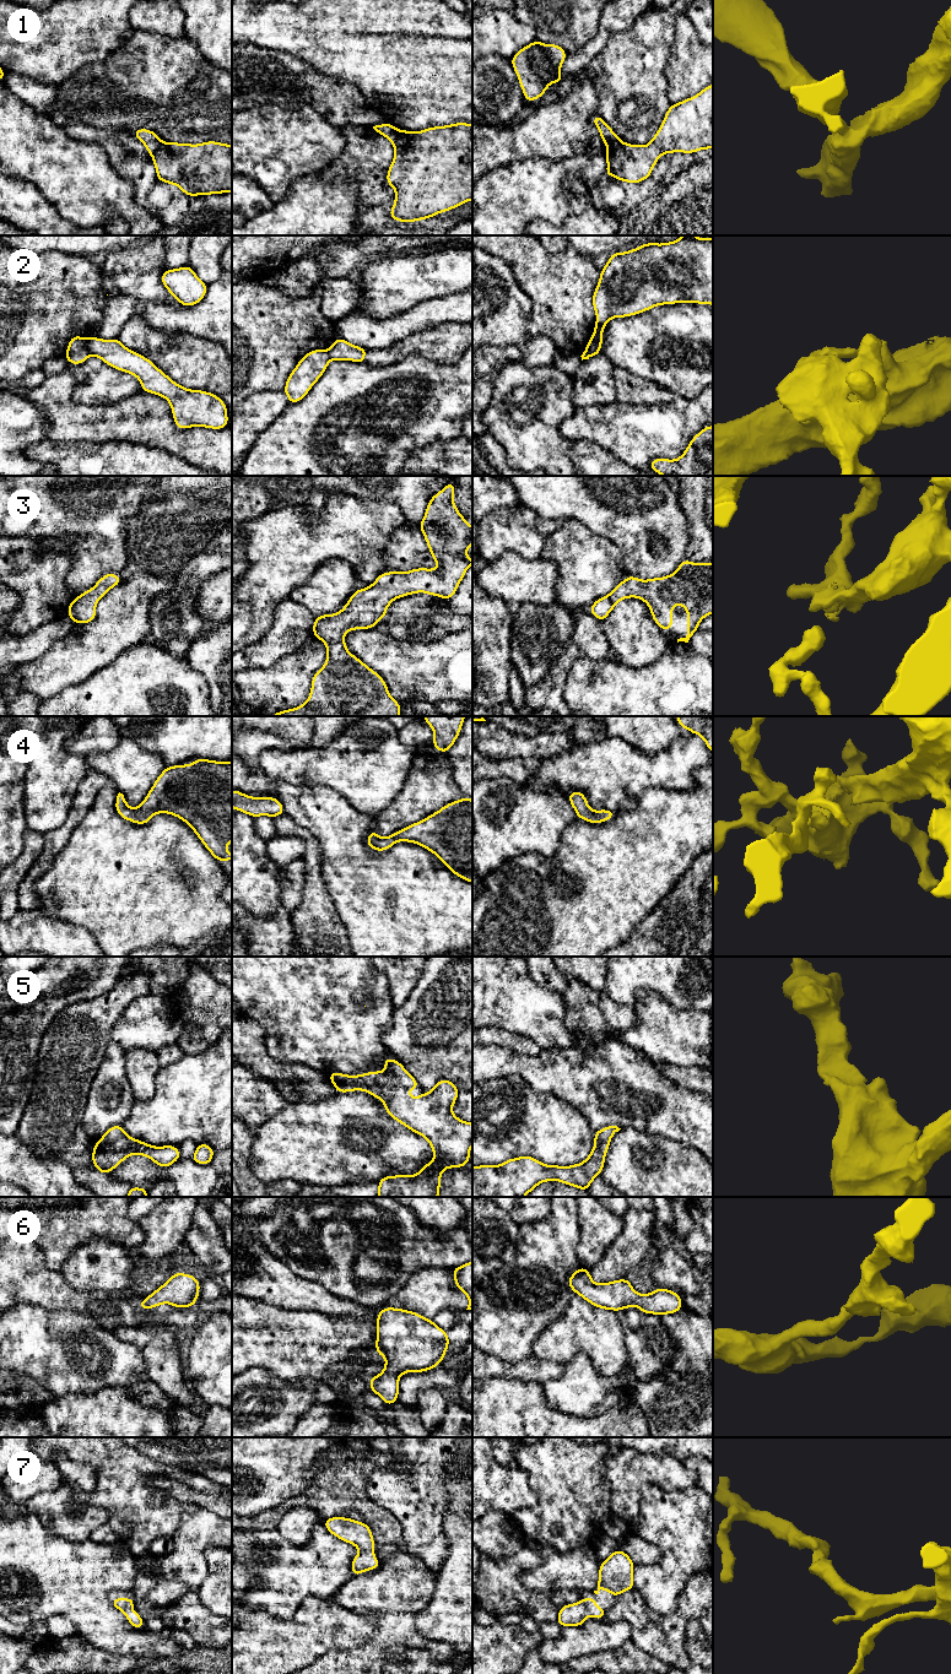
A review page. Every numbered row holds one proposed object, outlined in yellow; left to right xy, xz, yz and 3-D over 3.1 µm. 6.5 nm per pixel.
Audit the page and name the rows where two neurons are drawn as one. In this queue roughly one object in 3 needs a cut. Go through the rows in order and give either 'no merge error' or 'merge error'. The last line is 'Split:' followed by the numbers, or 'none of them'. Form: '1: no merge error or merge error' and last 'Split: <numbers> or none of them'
1: merge error
2: merge error
3: no merge error
4: no merge error
5: no merge error
6: no merge error
7: no merge error
Split: 1, 2

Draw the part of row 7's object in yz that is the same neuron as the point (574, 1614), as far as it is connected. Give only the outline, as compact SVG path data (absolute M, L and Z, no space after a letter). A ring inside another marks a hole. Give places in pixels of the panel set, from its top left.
M582 1598L578 1603L566 1604L560 1608L557 1624L564 1626L583 1626L588 1615L596 1620L604 1619L605 1608L596 1607L595 1598Z

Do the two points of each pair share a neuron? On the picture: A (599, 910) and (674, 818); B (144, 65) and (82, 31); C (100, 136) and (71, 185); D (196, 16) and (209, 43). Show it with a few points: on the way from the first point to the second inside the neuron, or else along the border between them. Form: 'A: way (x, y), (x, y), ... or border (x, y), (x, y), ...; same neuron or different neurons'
A: way (608, 887), (653, 841); same neuron
B: border (131, 31), (128, 39), (106, 60), (91, 64); different neurons
C: border (68, 135), (98, 144), (113, 166); different neurons
D: way (203, 22), (209, 28), (209, 37); same neuron

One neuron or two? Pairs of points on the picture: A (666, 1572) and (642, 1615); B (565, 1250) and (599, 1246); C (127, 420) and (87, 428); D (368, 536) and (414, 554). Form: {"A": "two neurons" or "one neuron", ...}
{"A": "two neurons", "B": "two neurons", "C": "one neuron", "D": "two neurons"}

